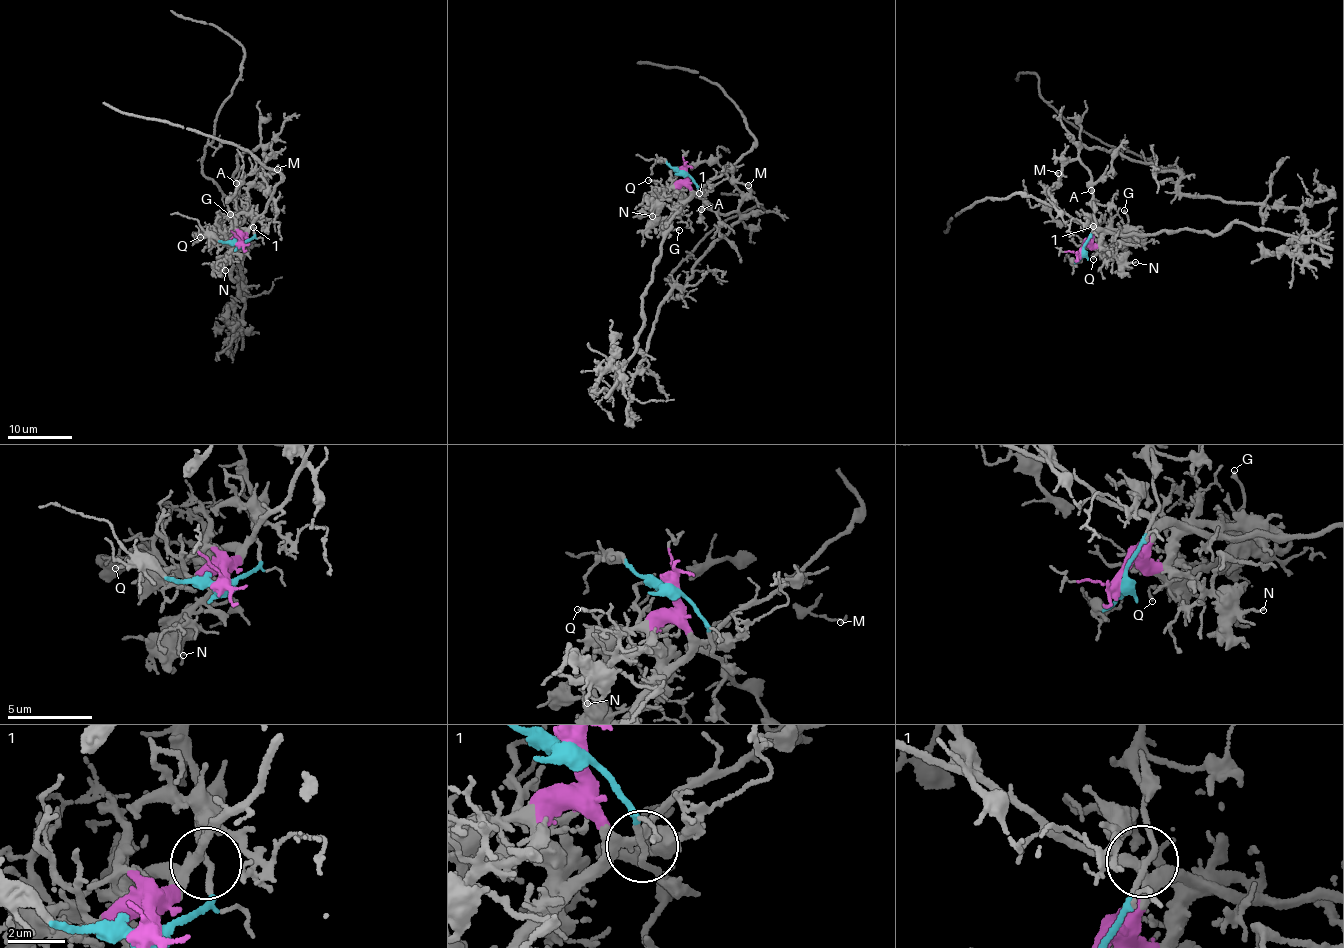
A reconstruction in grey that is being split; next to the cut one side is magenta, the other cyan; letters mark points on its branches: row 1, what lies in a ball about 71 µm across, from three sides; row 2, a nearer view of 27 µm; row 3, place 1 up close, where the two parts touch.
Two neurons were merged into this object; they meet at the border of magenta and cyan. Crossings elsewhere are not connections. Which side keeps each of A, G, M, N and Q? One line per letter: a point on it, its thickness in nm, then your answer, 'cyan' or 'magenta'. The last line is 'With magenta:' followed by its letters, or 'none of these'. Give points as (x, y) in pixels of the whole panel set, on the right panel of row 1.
A: (1091, 190) | 140 nm | cyan
G: (1124, 210) | 130 nm | magenta
M: (1058, 173) | 130 nm | cyan
N: (1135, 262) | 160 nm | magenta
Q: (1093, 259) | 140 nm | magenta
With magenta: G, N, Q

